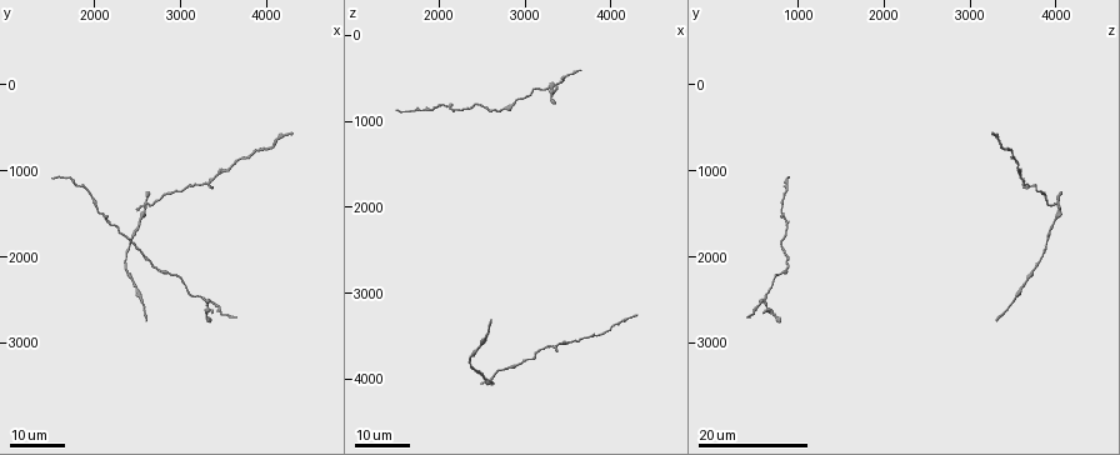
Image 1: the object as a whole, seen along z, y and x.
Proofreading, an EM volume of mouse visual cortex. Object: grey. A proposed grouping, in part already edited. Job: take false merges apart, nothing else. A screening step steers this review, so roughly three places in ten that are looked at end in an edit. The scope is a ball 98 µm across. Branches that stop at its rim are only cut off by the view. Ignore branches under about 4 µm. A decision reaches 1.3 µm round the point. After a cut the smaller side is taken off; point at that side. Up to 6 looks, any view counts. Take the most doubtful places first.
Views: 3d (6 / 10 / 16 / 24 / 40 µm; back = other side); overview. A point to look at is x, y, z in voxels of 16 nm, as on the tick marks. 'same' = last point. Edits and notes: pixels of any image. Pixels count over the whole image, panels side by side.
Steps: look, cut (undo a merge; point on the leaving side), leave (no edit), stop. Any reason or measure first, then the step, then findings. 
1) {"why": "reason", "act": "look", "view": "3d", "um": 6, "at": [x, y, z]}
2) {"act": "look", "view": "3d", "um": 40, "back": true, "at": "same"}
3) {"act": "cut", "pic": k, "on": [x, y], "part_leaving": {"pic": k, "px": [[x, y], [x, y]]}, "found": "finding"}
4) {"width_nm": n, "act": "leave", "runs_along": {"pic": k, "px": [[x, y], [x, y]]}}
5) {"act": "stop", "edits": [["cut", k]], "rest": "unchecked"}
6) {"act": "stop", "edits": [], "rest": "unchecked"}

{"why": "thick turns thin", "act": "look", "view": "3d", "um": 24, "at": [2600, 1400, 4000]}

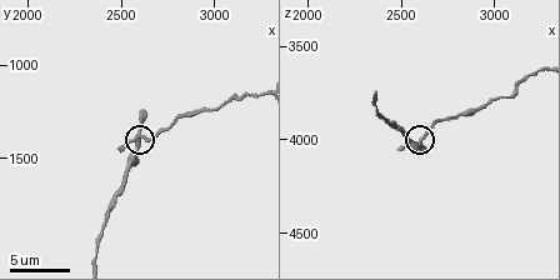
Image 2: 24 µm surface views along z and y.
{"act": "look", "view": "3d", "um": 10, "at": "same"}

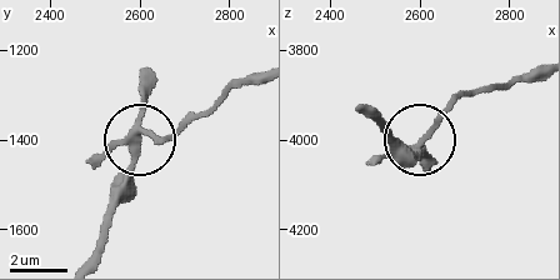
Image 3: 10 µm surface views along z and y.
{"act": "cut", "pic": 3, "on": [133, 176], "part_leaving": {"pic": 3, "px": [[134, 138], [134, 185], [99, 256]]}, "found": "two cells meet here"}

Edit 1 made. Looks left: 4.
{"why": "three arms meet", "act": "look", "view": "3d", "um": 16, "at": [3300, 2550, 600]}

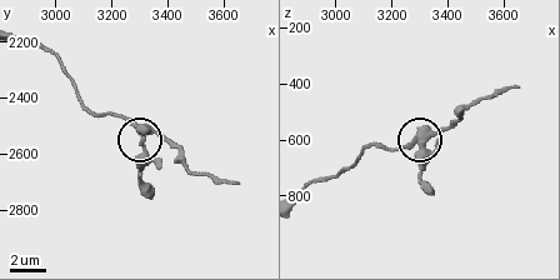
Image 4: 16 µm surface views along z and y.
{"why": "zoom in", "act": "look", "view": "3d", "um": 6, "at": [3320, 2520, 600]}

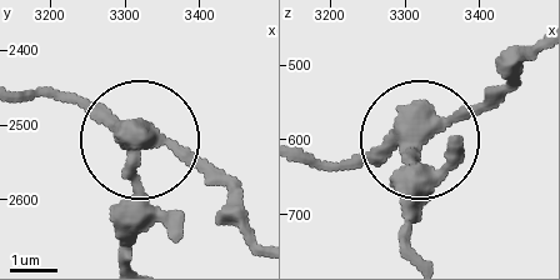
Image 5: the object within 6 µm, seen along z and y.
{"act": "leave", "found": "one cell here"}

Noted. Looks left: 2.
{"act": "stop", "edits": [["cut", 3]], "rest": "unchecked"}

